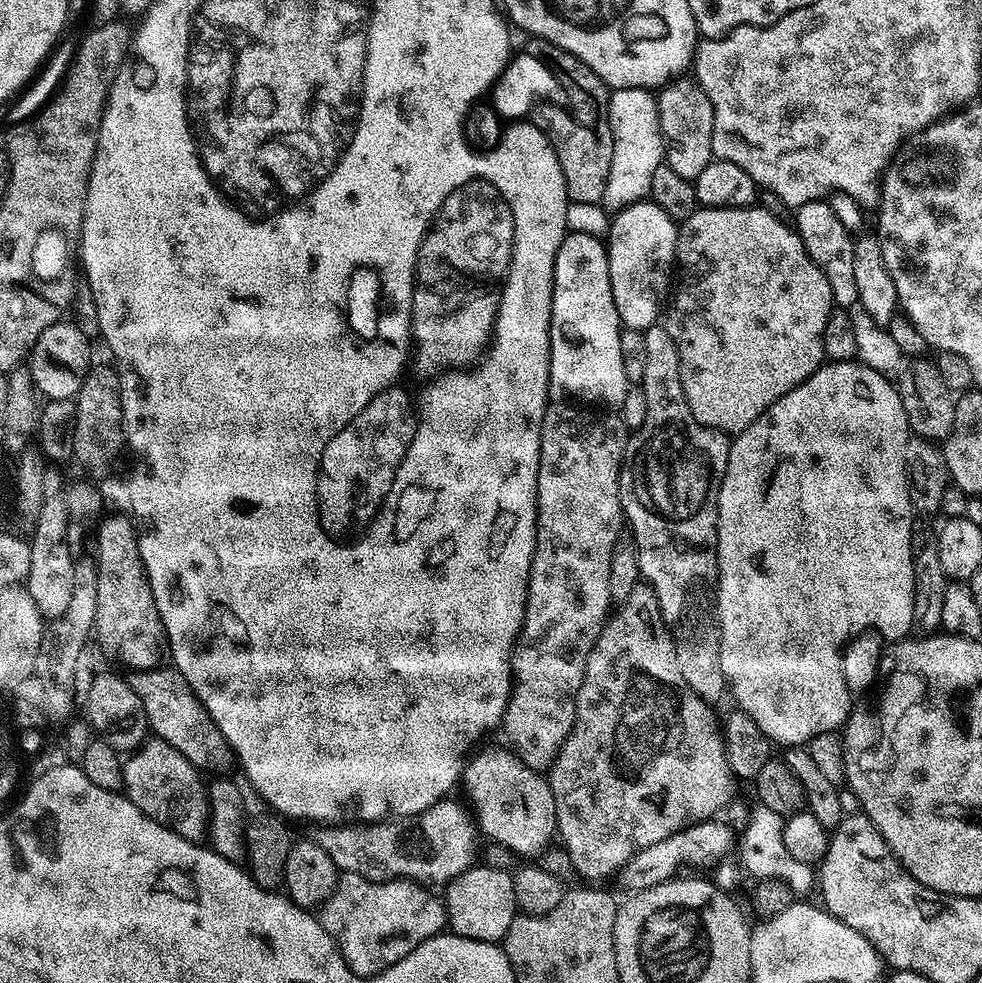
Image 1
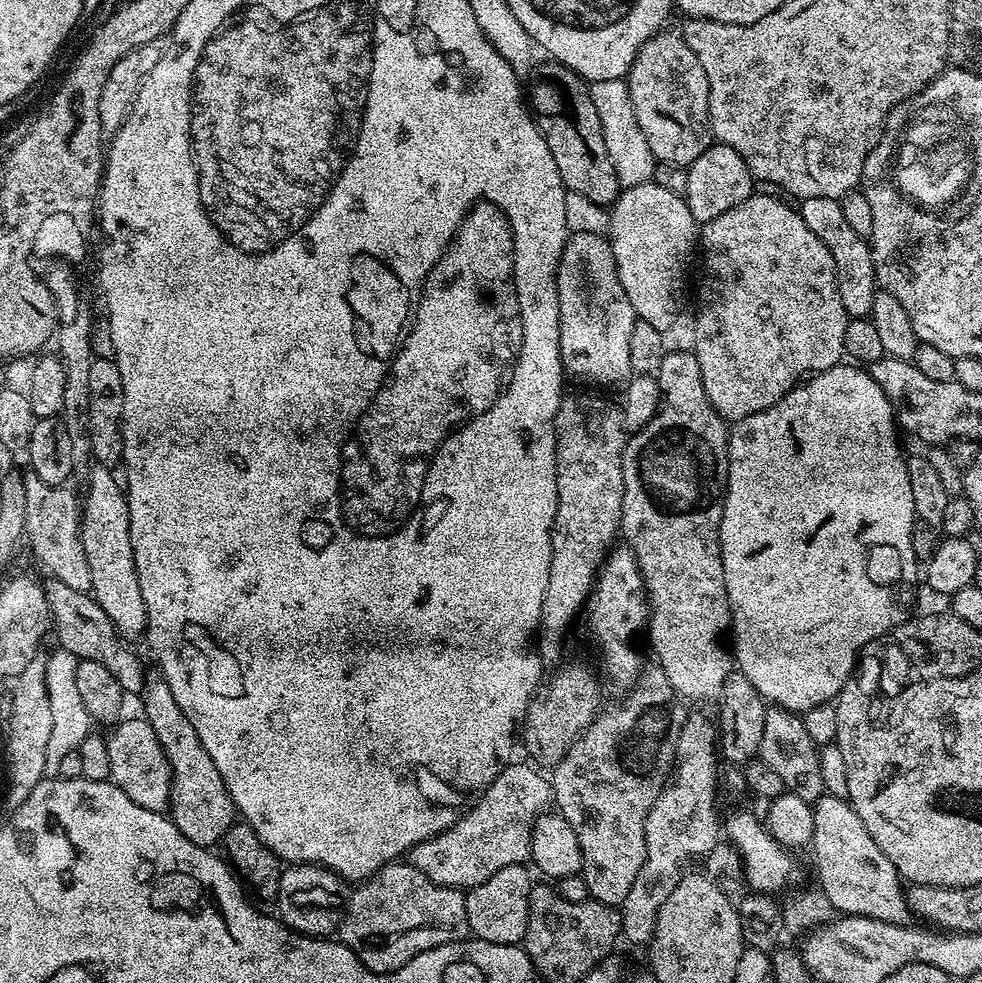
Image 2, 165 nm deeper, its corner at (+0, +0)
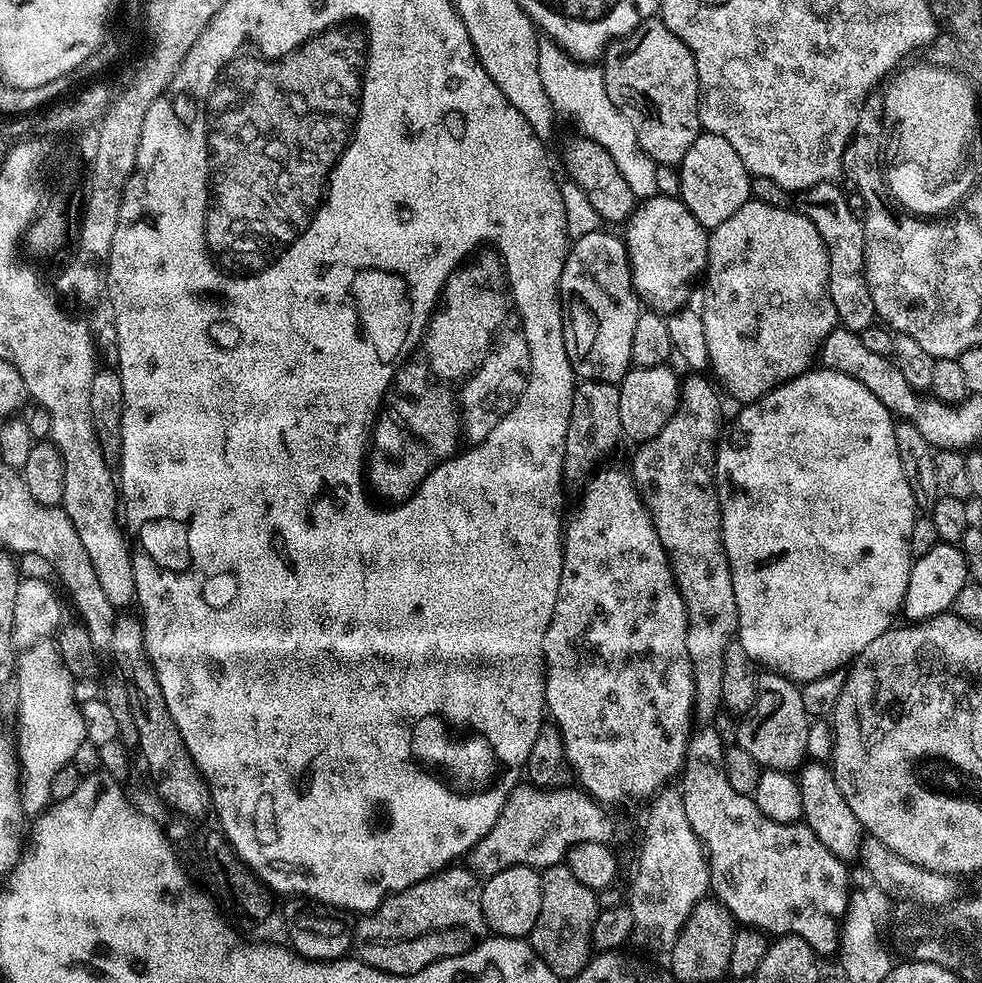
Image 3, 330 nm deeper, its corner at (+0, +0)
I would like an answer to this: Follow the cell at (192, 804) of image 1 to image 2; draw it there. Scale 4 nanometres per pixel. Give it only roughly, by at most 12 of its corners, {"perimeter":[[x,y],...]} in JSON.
{"perimeter":[[144,717],[106,738],[109,779],[135,805],[165,813],[172,771]]}

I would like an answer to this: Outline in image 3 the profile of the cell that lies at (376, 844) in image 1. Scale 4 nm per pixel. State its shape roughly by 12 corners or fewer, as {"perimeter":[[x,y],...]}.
{"perimeter":[[576,786],[508,795],[467,867],[543,870],[632,828]]}

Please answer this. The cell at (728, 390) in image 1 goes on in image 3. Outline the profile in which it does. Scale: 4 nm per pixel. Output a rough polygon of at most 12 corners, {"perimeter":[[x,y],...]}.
{"perimeter":[[751,198],[708,238],[710,366],[743,402],[838,327],[814,222]]}

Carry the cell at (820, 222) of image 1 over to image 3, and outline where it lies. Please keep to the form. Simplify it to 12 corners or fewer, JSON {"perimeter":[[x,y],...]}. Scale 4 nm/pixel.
{"perimeter":[[839,183],[799,193],[822,234],[836,319],[877,323],[864,277],[864,226]]}

